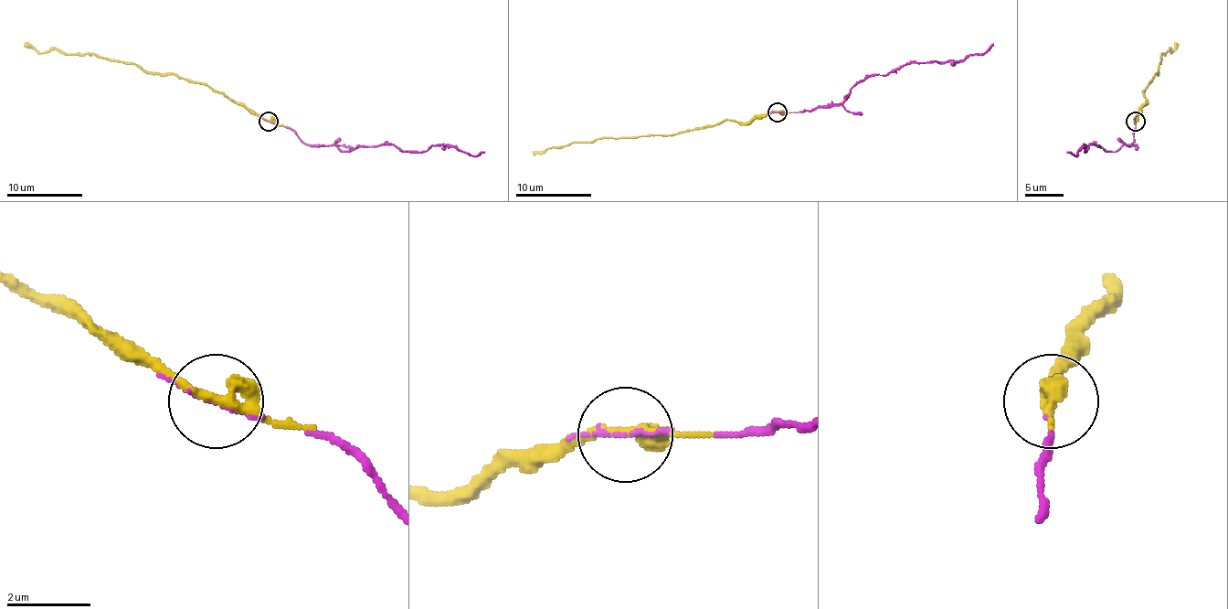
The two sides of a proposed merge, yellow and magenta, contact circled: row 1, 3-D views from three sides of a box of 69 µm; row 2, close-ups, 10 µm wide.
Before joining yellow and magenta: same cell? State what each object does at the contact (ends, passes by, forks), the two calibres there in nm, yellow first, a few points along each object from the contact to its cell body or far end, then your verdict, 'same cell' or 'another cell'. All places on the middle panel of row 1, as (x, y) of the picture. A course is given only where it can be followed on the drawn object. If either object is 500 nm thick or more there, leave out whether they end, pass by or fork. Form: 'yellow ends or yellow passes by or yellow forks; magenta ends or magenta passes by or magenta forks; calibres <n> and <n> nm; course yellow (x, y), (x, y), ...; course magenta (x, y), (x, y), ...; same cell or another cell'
yellow passes by; magenta ends; calibres 340 and 110 nm; course yellow (778, 112), (756, 115), (747, 123), (728, 119), (681, 133), (595, 138), (533, 154); course magenta (778, 112), (839, 106), (871, 75), (888, 75), (913, 62), (964, 60), (992, 43); same cell

